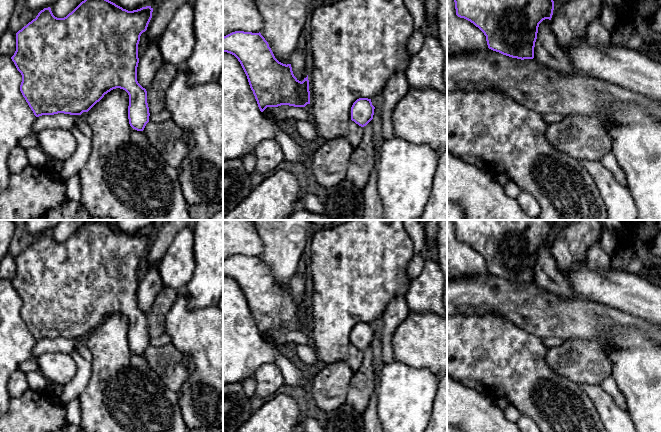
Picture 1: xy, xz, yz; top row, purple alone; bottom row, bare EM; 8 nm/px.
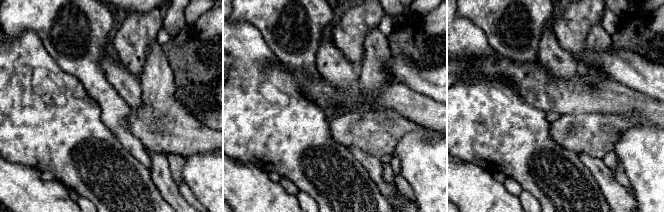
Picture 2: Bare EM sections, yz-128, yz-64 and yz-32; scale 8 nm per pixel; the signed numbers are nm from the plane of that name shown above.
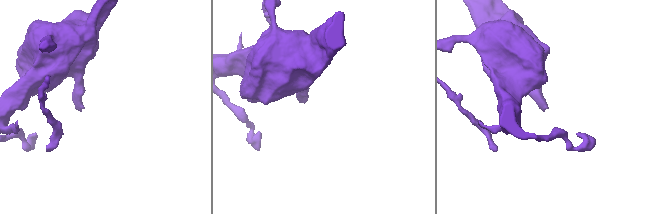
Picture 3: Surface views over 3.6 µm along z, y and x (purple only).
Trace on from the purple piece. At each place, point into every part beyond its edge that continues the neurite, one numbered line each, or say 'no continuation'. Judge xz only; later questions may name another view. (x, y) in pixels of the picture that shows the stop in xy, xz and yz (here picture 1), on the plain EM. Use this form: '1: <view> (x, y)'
no continuation

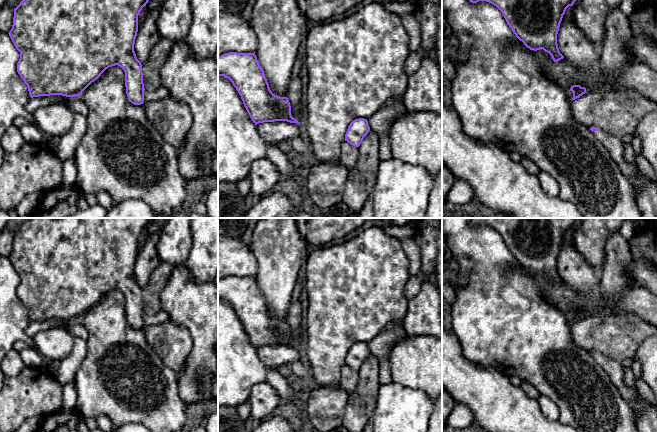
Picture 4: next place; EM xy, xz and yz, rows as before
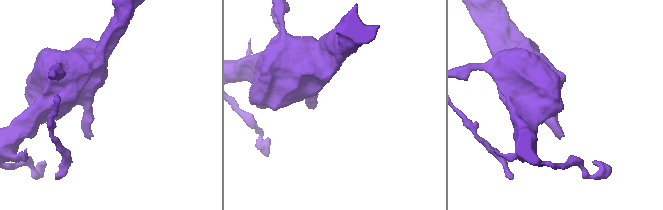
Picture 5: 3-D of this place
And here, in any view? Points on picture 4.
1: yz (613, 368)

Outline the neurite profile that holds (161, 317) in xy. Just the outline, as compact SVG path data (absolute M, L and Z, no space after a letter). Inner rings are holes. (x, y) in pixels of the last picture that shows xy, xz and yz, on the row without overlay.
M161 309L155 315L144 314L144 326L158 325L160 323L164 323L164 322L168 321L169 319L170 319L169 314Z

